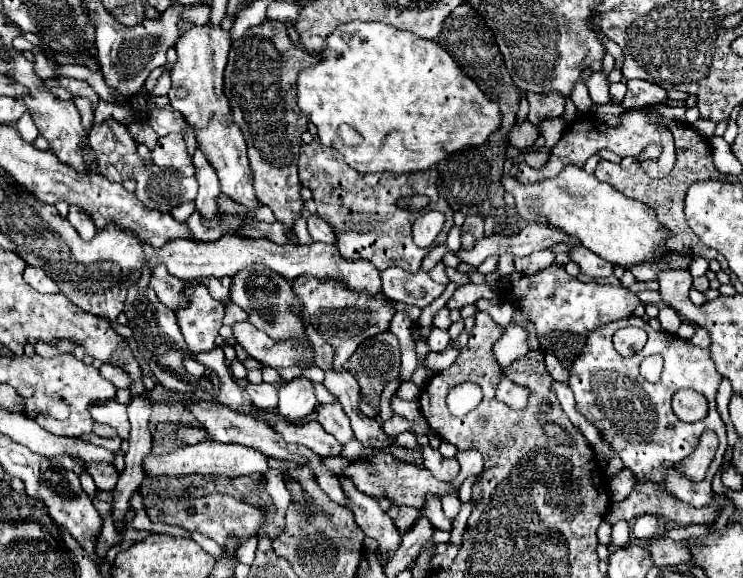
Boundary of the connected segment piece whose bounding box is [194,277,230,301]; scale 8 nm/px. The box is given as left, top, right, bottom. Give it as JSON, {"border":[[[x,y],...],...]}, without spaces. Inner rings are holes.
{"border":[[[222,277],[222,279],[194,279],[194,283],[206,285],[210,295],[214,295],[214,299],[218,299],[218,301],[224,301],[230,295],[230,277]]]}

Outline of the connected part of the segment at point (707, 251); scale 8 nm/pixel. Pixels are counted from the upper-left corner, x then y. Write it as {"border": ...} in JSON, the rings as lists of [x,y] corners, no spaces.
{"border":[[[648,107],[648,111],[652,115],[656,115],[656,117],[660,117],[664,123],[668,123],[668,127],[672,127],[674,143],[676,143],[676,165],[674,165],[674,169],[666,177],[662,177],[662,179],[650,179],[638,165],[622,169],[618,163],[600,161],[594,175],[596,175],[598,181],[610,183],[614,189],[622,191],[626,197],[638,199],[638,201],[646,203],[648,207],[652,207],[656,211],[656,217],[662,223],[662,227],[666,227],[670,231],[670,237],[664,243],[666,251],[678,253],[678,255],[688,255],[688,257],[700,255],[704,259],[718,259],[718,253],[714,253],[710,247],[704,245],[698,239],[698,235],[694,235],[694,231],[690,231],[690,227],[688,227],[688,223],[684,219],[684,195],[686,195],[686,189],[692,183],[696,183],[696,181],[724,179],[724,175],[720,175],[720,171],[714,167],[712,149],[708,145],[708,139],[704,139],[702,135],[698,135],[688,123],[676,123],[676,121],[670,121],[670,119],[662,117],[660,111],[656,111],[654,107]]]}

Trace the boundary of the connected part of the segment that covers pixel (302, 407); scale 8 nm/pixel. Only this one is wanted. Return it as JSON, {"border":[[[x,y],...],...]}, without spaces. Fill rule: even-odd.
{"border":[[[304,377],[292,379],[286,387],[280,389],[278,415],[282,415],[288,423],[304,423],[316,405],[318,401],[312,383]]]}

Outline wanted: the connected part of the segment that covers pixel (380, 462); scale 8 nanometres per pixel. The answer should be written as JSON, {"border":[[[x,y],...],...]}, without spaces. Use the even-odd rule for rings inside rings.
{"border":[[[382,451],[382,455],[370,455],[370,459],[374,459],[374,465],[378,467],[378,475],[372,477],[370,473],[366,473],[366,469],[362,467],[354,467],[354,463],[350,463],[342,473],[350,475],[354,479],[354,485],[358,487],[358,491],[370,495],[370,497],[386,497],[392,503],[400,503],[400,505],[410,505],[420,509],[426,501],[428,493],[438,493],[444,495],[448,491],[454,491],[450,483],[442,483],[434,477],[430,477],[430,471],[426,471],[424,467],[420,469],[418,465],[412,463],[400,463],[390,451]]]}

